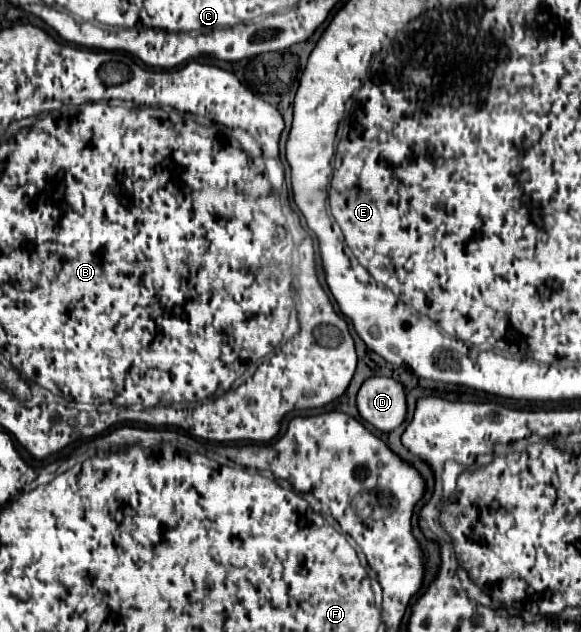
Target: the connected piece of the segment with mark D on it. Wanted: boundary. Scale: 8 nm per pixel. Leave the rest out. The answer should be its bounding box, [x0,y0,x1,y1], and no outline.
[356,377,407,431]

